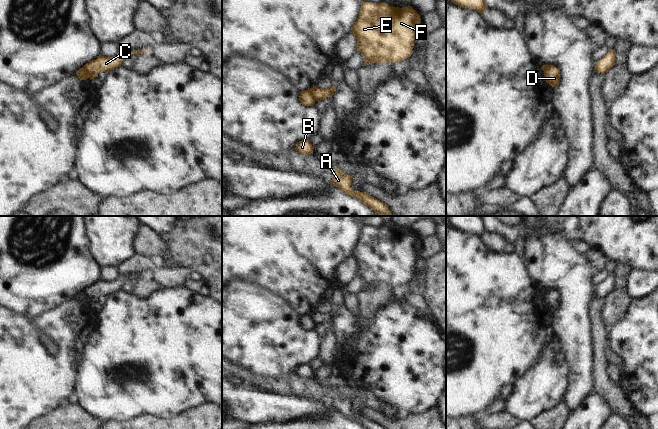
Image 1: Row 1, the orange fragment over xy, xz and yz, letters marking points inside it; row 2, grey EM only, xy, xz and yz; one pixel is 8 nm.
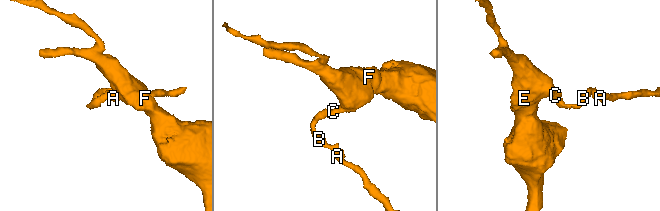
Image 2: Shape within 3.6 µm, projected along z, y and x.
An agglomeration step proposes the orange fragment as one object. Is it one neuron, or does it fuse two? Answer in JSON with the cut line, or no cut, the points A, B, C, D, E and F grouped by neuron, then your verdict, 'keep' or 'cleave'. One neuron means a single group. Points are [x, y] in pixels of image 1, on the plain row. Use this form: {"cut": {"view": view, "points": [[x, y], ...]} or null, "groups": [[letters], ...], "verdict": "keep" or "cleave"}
{"cut": {"view": "xz", "points": [[308, 313], [315, 324]]}, "groups": [["A", "B", "D"], ["C", "E", "F"]], "verdict": "cleave"}

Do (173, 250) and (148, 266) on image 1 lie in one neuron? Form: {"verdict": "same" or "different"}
{"verdict": "different"}

